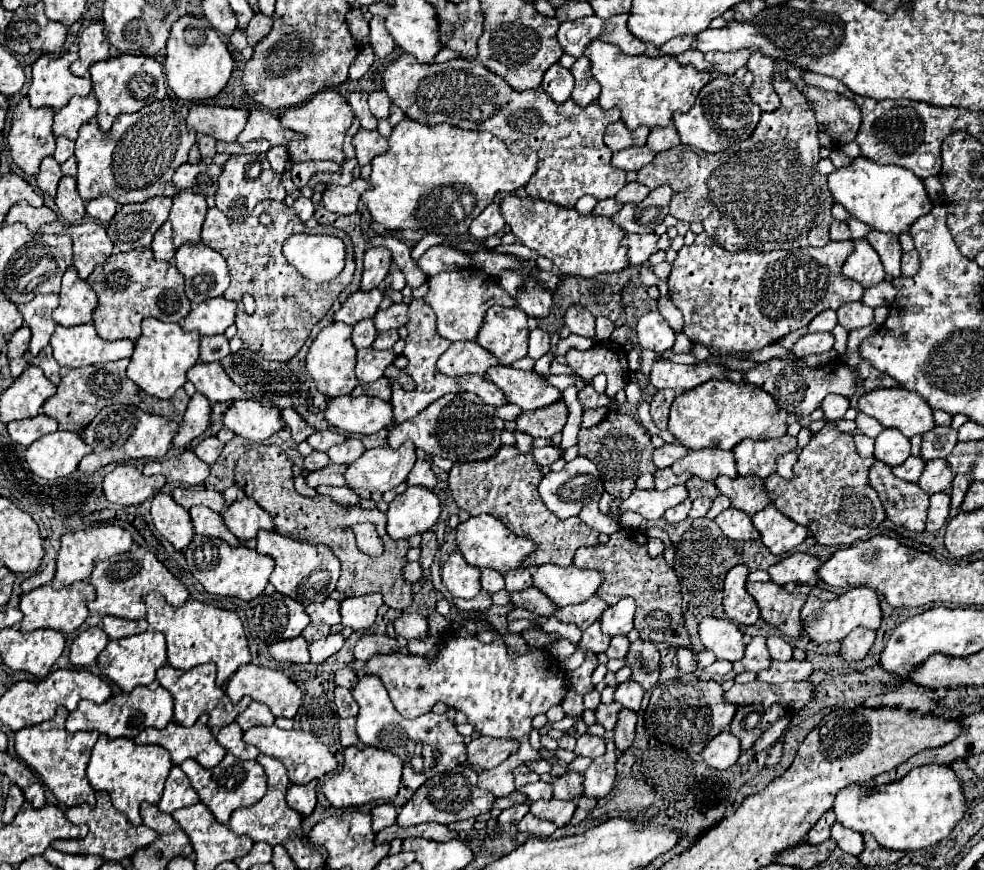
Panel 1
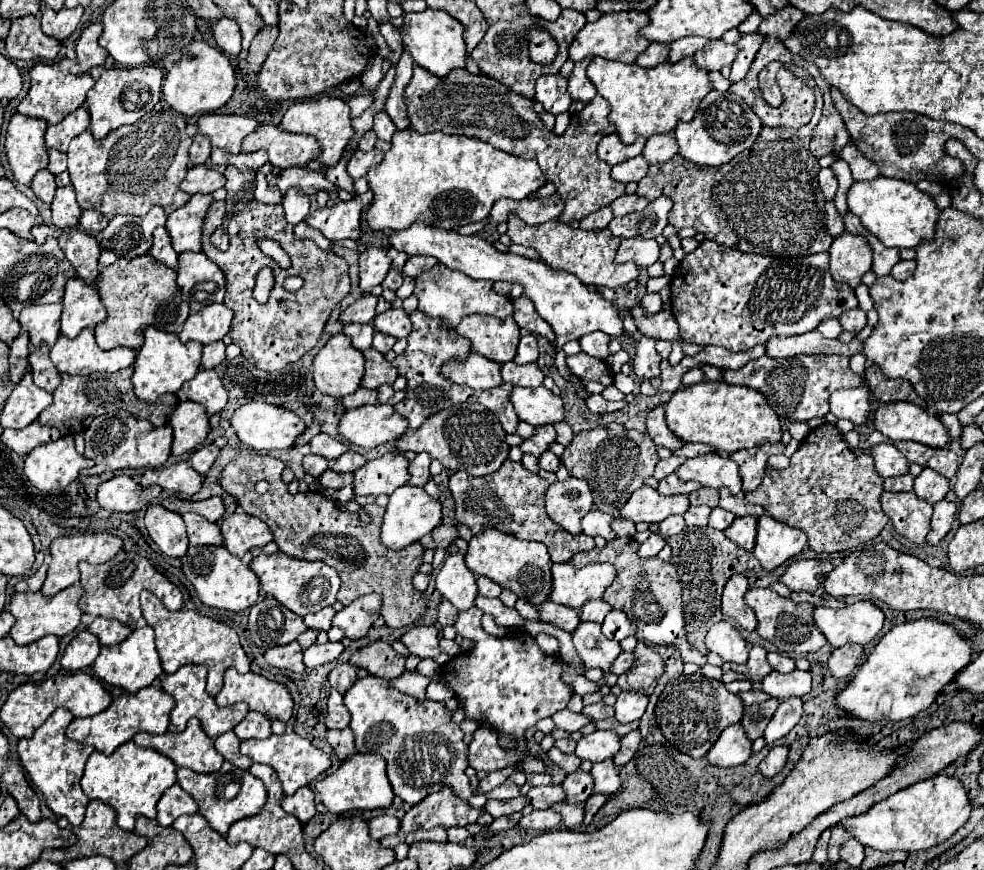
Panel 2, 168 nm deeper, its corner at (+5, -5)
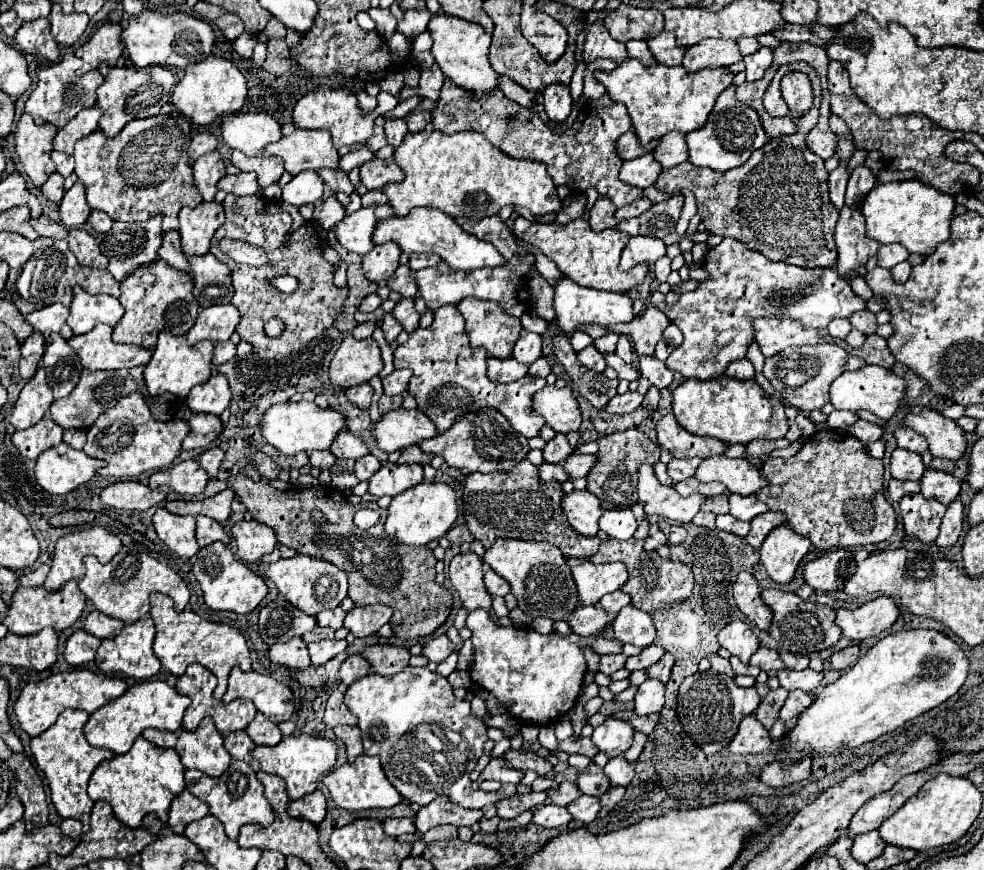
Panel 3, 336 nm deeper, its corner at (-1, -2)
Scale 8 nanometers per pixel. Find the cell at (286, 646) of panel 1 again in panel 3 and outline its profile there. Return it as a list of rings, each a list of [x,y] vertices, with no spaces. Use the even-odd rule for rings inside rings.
[[[294,637],[286,643],[276,643],[270,647],[270,661],[292,669],[306,669],[310,665],[306,643],[300,637]]]

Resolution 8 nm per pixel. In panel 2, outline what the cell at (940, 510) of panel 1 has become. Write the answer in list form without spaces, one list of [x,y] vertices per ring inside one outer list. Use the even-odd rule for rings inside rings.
[[[942,500],[934,504],[934,516],[932,516],[932,528],[928,532],[928,542],[938,544],[952,528],[954,524],[954,514],[956,514],[956,504],[950,500]]]

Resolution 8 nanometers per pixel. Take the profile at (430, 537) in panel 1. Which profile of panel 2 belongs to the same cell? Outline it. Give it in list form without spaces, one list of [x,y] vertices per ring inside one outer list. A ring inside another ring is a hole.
[[[440,524],[440,526],[436,526],[436,530],[432,530],[432,536],[434,536],[434,542],[438,548],[448,548],[458,538],[458,528]]]

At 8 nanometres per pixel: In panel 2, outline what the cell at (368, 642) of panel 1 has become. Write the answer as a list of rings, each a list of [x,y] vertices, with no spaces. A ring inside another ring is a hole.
[[[372,642],[352,654],[350,664],[368,670],[372,676],[398,678],[404,672],[404,656],[392,650],[388,642]]]

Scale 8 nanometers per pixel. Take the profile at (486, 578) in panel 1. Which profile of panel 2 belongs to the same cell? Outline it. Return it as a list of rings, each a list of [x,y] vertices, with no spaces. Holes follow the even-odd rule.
[[[478,576],[478,592],[480,592],[482,596],[488,596],[488,598],[492,598],[492,596],[500,596],[502,588],[500,588],[496,582],[488,580],[486,576]]]

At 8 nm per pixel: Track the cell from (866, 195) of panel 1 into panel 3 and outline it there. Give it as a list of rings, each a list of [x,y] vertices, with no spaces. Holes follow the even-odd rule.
[[[892,181],[878,183],[862,201],[862,215],[866,219],[866,235],[884,243],[900,243],[910,253],[930,255],[950,237],[950,221],[954,211],[954,197],[946,195],[922,181]]]

